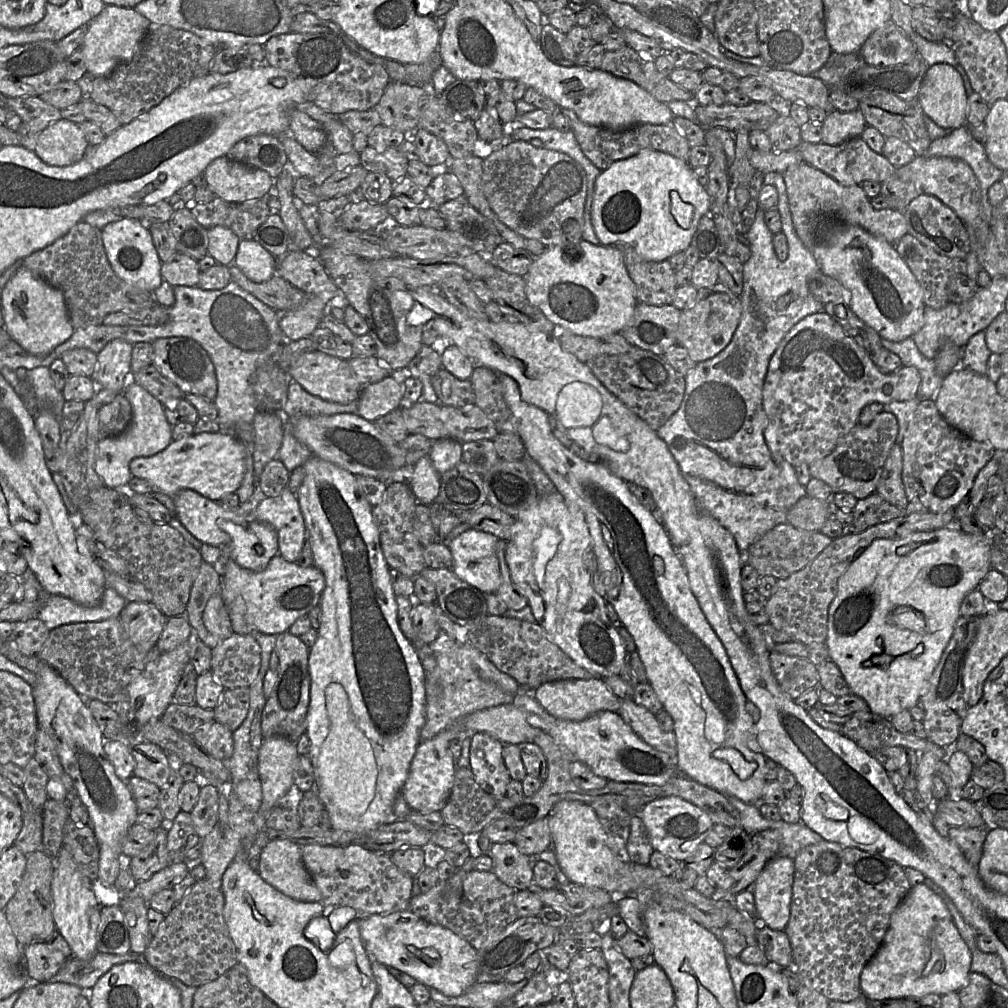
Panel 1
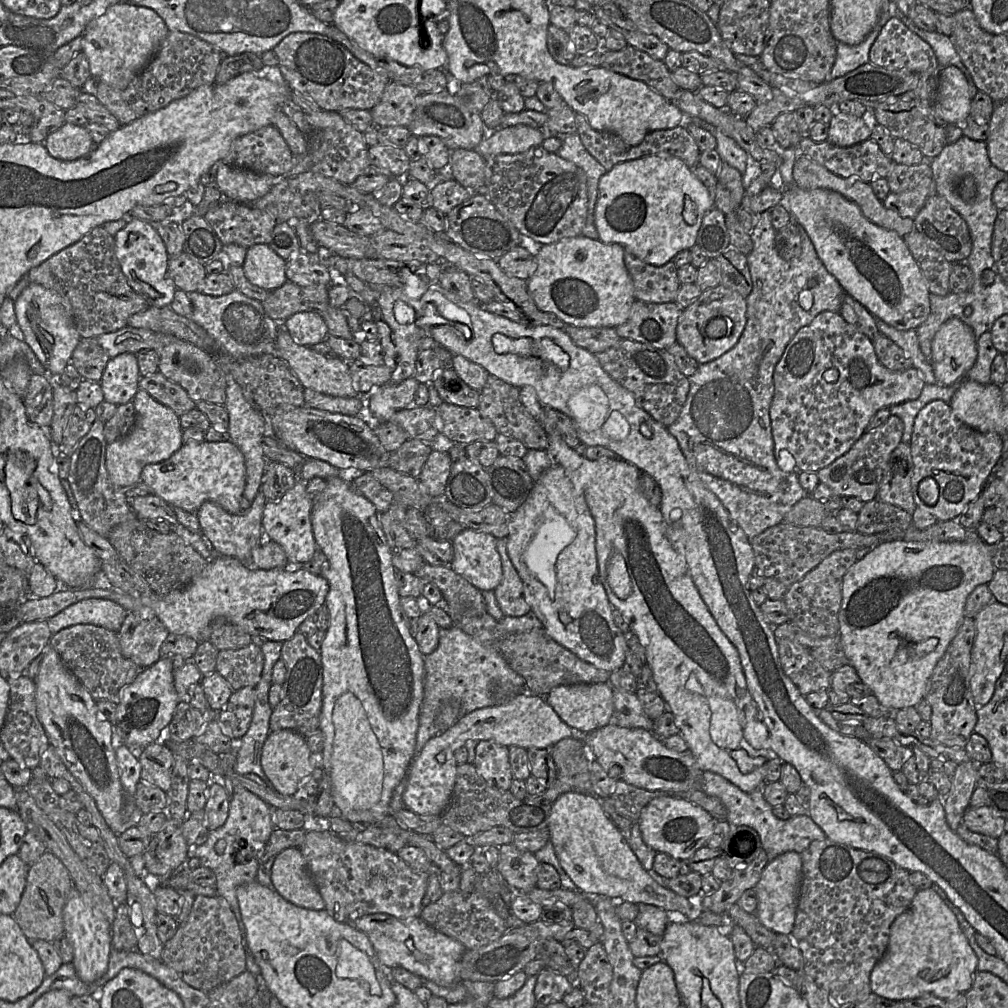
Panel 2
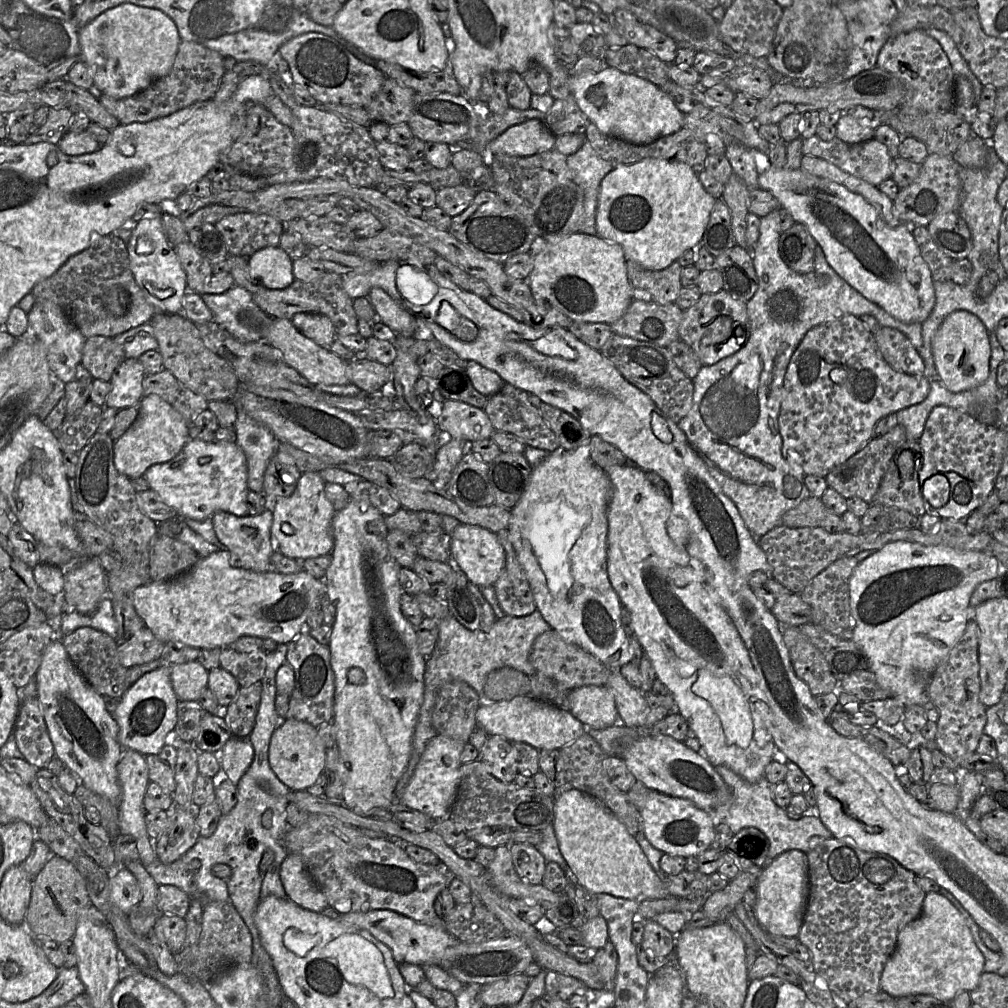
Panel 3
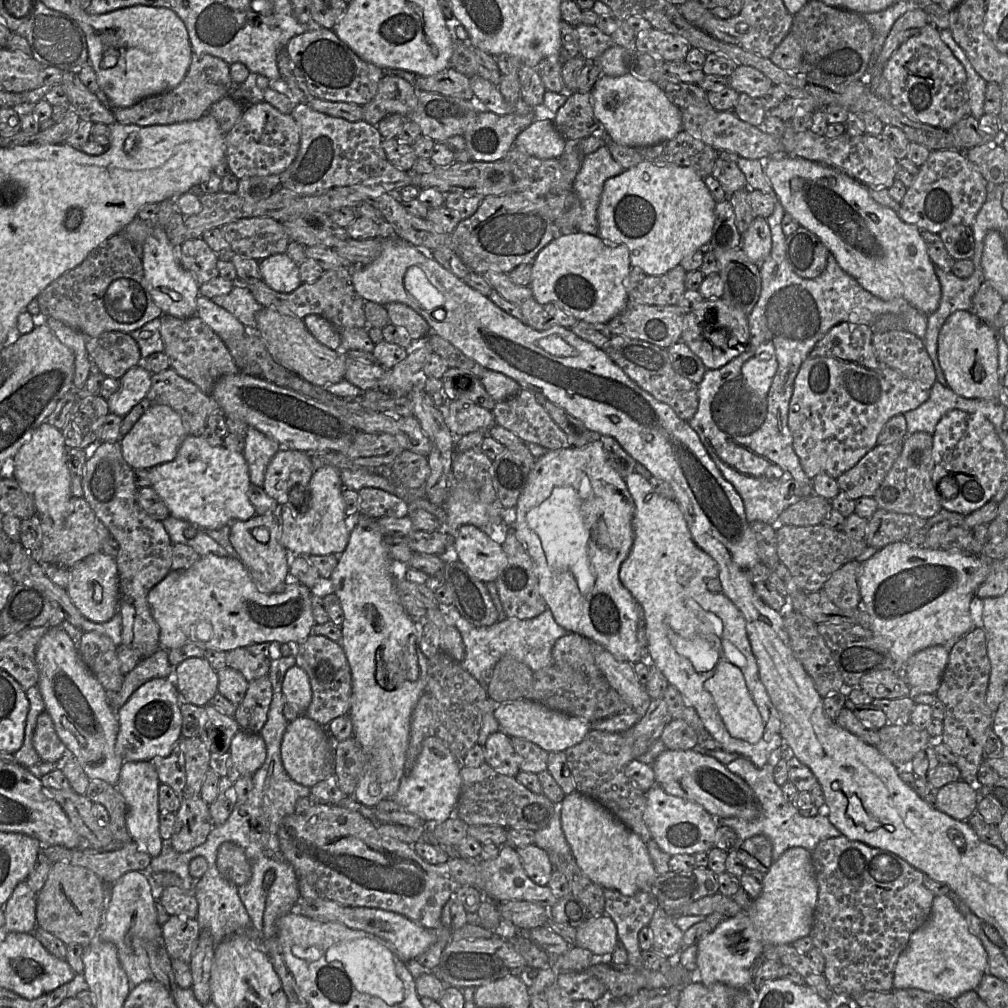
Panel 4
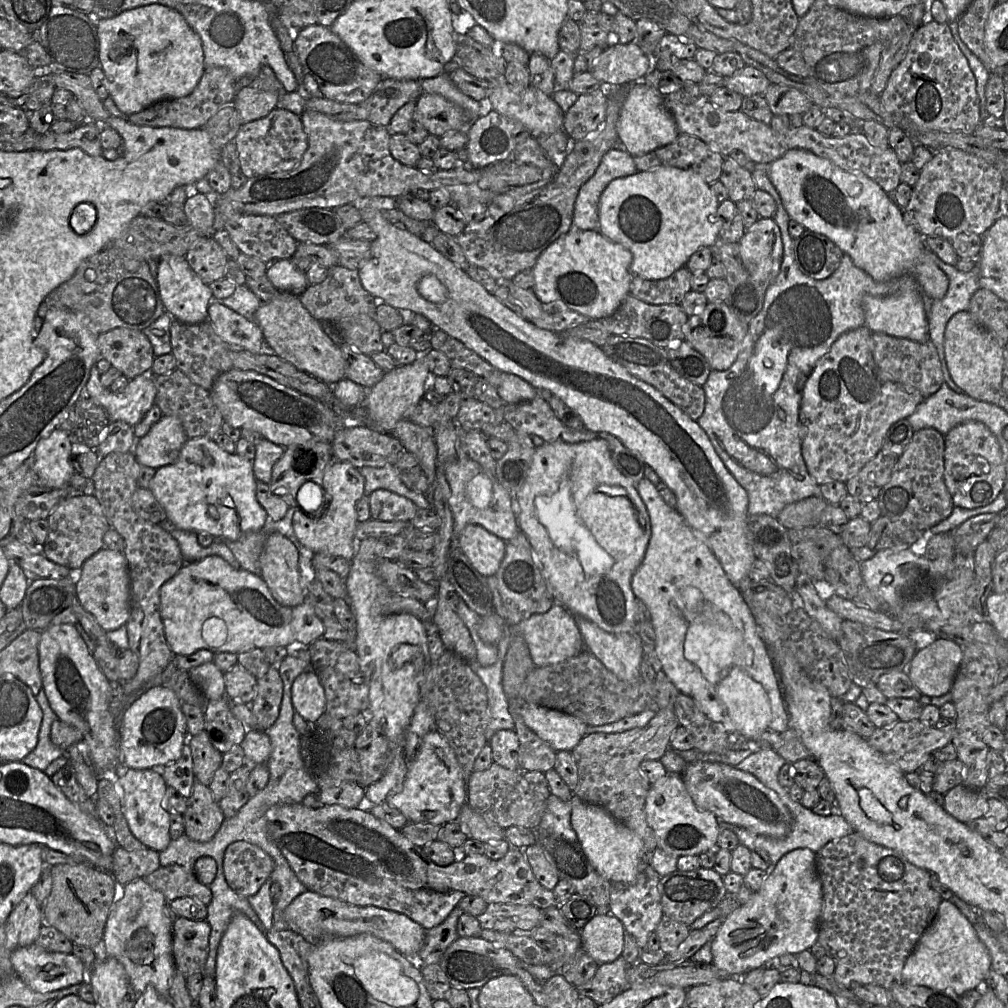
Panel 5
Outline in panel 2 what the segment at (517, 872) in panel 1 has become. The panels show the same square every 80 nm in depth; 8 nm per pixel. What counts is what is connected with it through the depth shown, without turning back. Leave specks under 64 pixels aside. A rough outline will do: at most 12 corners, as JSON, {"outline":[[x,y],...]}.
{"outline":[[499,846],[496,870],[515,892],[536,886],[534,853]]}

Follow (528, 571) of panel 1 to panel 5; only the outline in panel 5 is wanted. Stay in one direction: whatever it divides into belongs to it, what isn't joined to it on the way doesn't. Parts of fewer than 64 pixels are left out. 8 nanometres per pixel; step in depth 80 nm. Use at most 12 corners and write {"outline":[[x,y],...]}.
{"outline":[[604,438],[545,442],[519,529],[555,602],[636,633],[651,537]]}

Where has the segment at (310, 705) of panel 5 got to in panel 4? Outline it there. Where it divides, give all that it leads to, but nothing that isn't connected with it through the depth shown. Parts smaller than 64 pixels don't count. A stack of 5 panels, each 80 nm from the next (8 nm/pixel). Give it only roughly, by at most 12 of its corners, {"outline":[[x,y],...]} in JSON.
{"outline":[[287,670],[282,692],[288,704],[303,715],[312,700],[306,672]]}

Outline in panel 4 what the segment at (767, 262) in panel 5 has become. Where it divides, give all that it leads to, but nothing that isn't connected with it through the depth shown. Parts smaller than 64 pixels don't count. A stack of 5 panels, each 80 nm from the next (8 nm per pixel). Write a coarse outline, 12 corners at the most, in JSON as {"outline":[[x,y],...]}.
{"outline":[[755,217],[741,248],[759,265],[772,248],[767,219]]}

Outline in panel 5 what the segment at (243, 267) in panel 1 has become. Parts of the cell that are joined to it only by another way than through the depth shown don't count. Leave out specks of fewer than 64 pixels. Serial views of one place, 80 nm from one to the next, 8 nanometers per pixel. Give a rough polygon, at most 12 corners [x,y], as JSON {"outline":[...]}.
{"outline":[[292,259],[271,262],[266,277],[283,293],[309,285]]}

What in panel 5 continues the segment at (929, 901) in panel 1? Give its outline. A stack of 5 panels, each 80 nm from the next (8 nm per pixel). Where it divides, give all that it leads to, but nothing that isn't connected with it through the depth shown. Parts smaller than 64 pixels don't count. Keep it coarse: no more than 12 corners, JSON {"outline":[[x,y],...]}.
{"outline":[[951,901],[907,958],[902,980],[981,988],[990,955]]}

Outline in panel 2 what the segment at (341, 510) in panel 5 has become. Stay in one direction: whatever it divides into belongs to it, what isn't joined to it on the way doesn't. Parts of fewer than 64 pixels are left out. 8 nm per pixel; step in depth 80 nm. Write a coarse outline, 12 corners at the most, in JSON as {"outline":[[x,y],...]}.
{"outline":[[299,478],[267,501],[265,537],[299,566],[318,551],[311,524],[314,497]]}

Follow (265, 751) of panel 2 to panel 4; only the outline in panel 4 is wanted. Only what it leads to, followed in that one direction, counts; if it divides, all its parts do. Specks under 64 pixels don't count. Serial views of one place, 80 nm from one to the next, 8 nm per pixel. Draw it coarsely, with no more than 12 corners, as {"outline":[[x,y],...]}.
{"outline":[[314,720],[288,723],[289,776],[309,788],[333,775],[334,741]]}

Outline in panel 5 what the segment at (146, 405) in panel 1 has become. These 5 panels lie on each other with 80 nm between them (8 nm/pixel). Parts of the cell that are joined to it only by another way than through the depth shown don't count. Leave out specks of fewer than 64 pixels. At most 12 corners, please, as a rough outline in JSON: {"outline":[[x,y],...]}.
{"outline":[[163,415],[132,453],[158,469],[177,460],[187,439],[181,421]]}

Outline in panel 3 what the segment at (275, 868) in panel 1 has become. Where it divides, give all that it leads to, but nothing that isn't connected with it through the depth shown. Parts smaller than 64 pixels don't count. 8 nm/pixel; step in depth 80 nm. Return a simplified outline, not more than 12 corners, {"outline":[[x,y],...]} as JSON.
{"outline":[[299,855],[280,867],[286,898],[317,913],[328,907]]}

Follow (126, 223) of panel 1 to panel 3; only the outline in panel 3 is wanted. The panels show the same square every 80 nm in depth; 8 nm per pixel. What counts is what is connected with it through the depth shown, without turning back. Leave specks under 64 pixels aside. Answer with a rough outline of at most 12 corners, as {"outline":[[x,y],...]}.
{"outline":[[161,215],[137,221],[127,242],[146,300],[178,314],[186,274]]}

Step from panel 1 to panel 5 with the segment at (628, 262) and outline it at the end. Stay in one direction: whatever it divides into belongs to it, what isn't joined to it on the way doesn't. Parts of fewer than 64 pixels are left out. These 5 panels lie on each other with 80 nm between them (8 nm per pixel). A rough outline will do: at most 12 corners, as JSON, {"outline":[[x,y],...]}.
{"outline":[[686,266],[661,280],[633,276],[630,294],[648,304],[680,304],[692,290]]}

